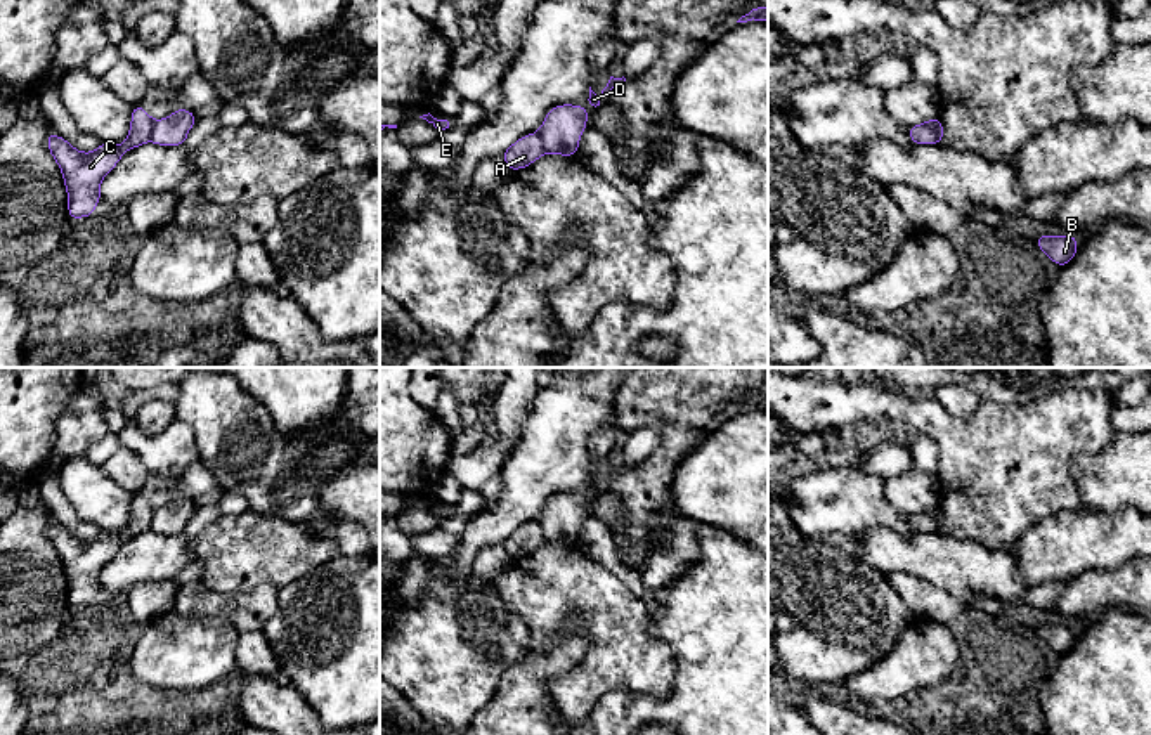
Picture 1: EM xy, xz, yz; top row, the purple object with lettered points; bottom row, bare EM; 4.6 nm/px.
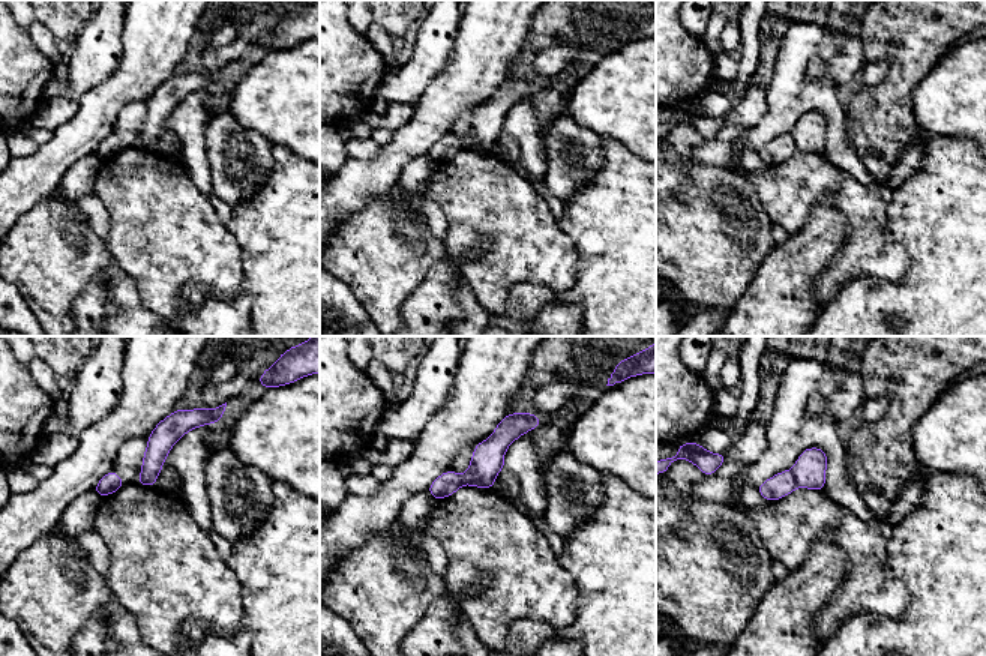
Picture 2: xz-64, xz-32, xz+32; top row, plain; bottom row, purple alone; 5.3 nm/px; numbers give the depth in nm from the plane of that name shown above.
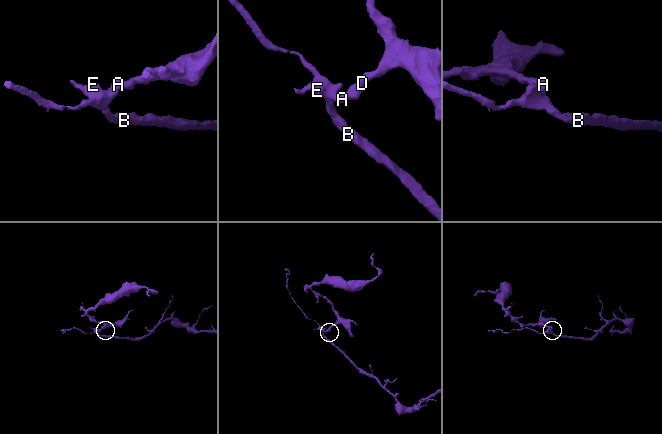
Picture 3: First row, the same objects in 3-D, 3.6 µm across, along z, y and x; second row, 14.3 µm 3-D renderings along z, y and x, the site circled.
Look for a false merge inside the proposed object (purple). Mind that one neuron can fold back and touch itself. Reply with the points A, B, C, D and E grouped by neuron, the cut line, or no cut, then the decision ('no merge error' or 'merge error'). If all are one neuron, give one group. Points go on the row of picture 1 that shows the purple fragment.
A B C E / D | xz (536, 132), (546, 151) | merge error

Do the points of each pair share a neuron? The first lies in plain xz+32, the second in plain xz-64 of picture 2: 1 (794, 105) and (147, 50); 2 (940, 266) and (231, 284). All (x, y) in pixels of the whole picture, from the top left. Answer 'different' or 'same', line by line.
1: same
2: different

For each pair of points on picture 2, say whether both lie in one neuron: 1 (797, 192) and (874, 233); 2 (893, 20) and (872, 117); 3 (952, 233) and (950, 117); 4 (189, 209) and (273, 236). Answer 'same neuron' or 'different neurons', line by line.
1: same neuron
2: same neuron
3: different neurons
4: different neurons

